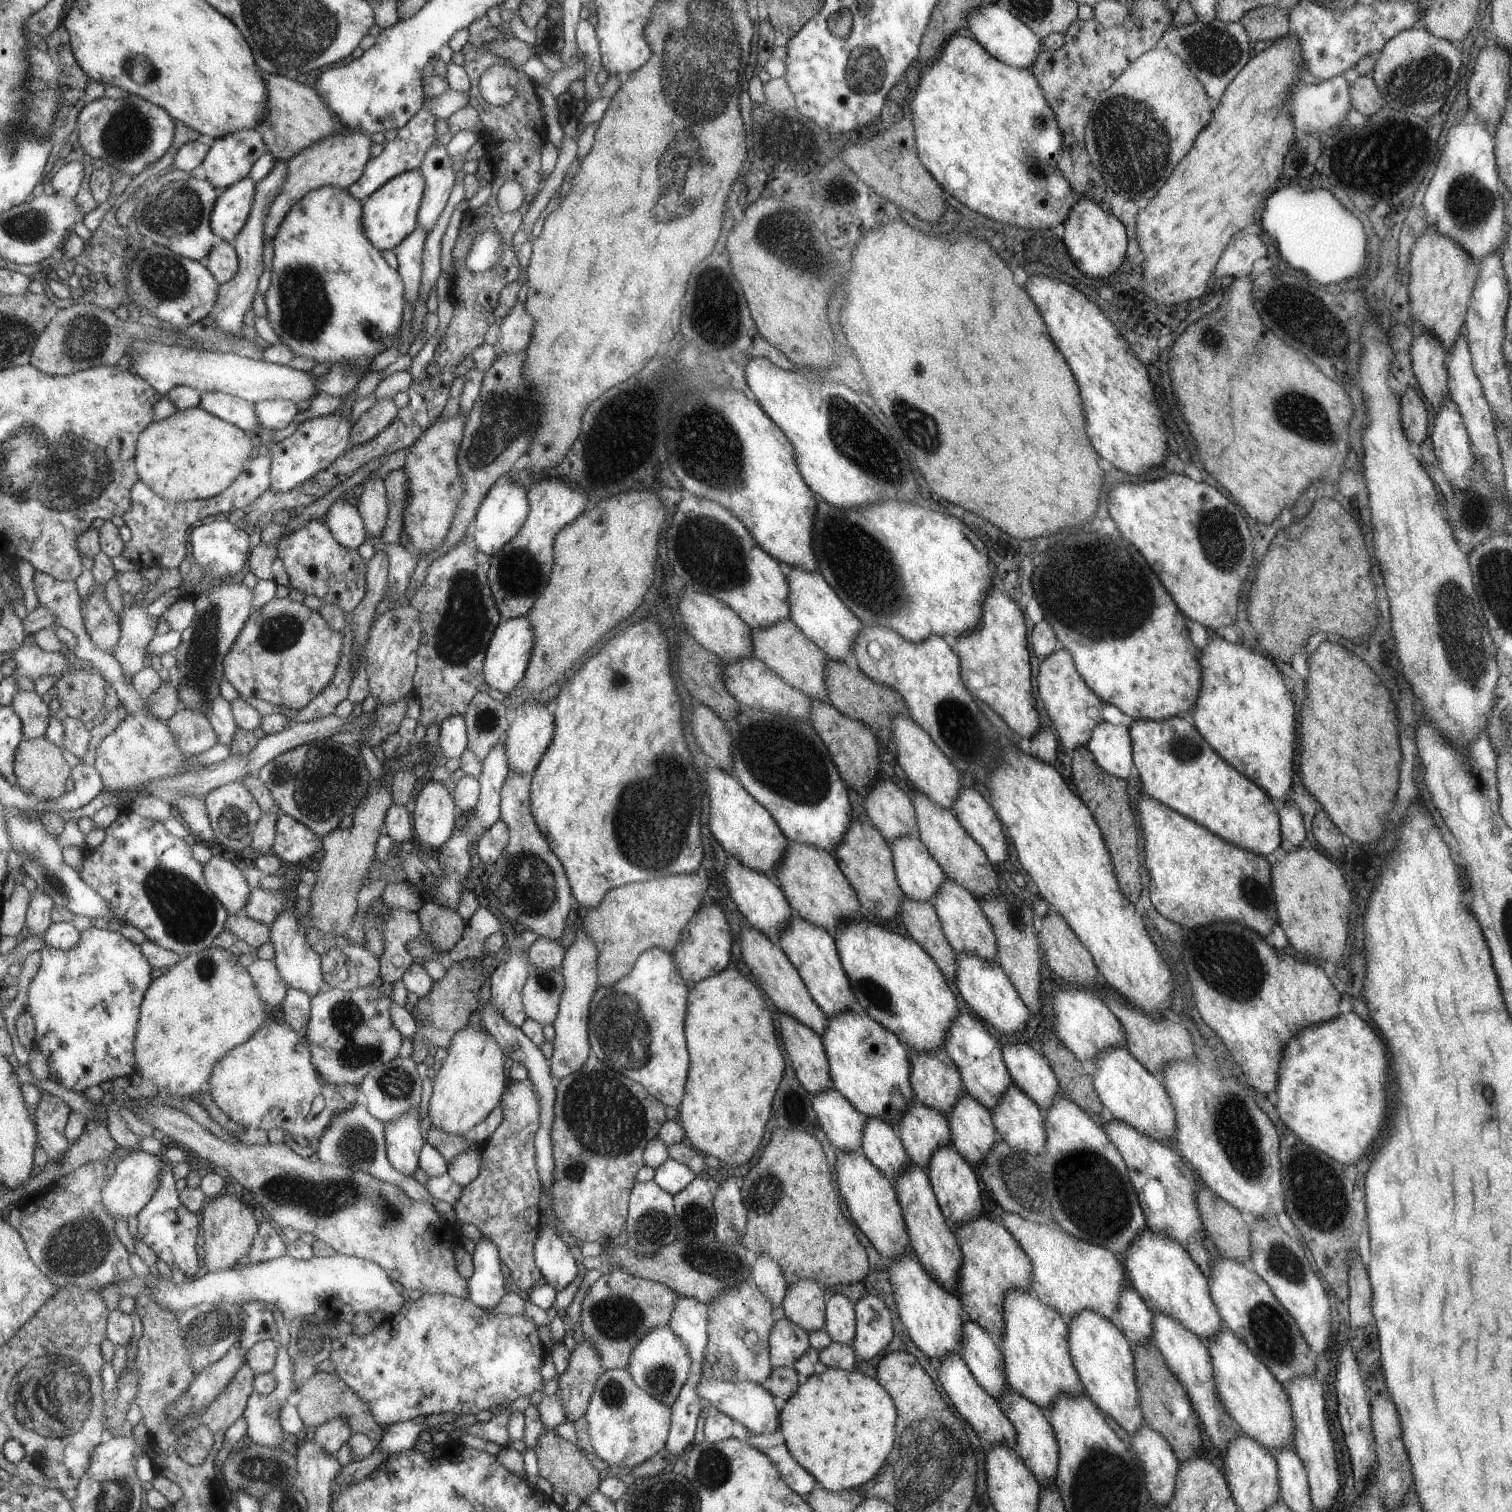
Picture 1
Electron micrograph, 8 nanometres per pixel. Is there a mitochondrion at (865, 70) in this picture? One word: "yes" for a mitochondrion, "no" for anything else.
yes

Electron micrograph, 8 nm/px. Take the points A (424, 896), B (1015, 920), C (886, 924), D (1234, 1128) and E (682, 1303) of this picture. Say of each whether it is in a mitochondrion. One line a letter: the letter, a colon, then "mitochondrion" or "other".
A: other
B: mitochondrion
C: other
D: mitochondrion
E: other

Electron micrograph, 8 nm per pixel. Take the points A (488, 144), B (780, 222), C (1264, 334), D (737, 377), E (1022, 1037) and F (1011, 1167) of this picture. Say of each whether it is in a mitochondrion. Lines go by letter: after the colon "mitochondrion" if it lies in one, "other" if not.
A: other
B: mitochondrion
C: other
D: other
E: other
F: mitochondrion

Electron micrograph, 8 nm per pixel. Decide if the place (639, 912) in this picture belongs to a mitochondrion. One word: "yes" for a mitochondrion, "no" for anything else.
no

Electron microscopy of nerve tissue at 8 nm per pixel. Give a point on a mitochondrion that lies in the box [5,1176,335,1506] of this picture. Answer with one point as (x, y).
(56, 1395)

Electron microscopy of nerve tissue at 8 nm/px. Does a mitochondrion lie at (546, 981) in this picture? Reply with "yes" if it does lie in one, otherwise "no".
yes

